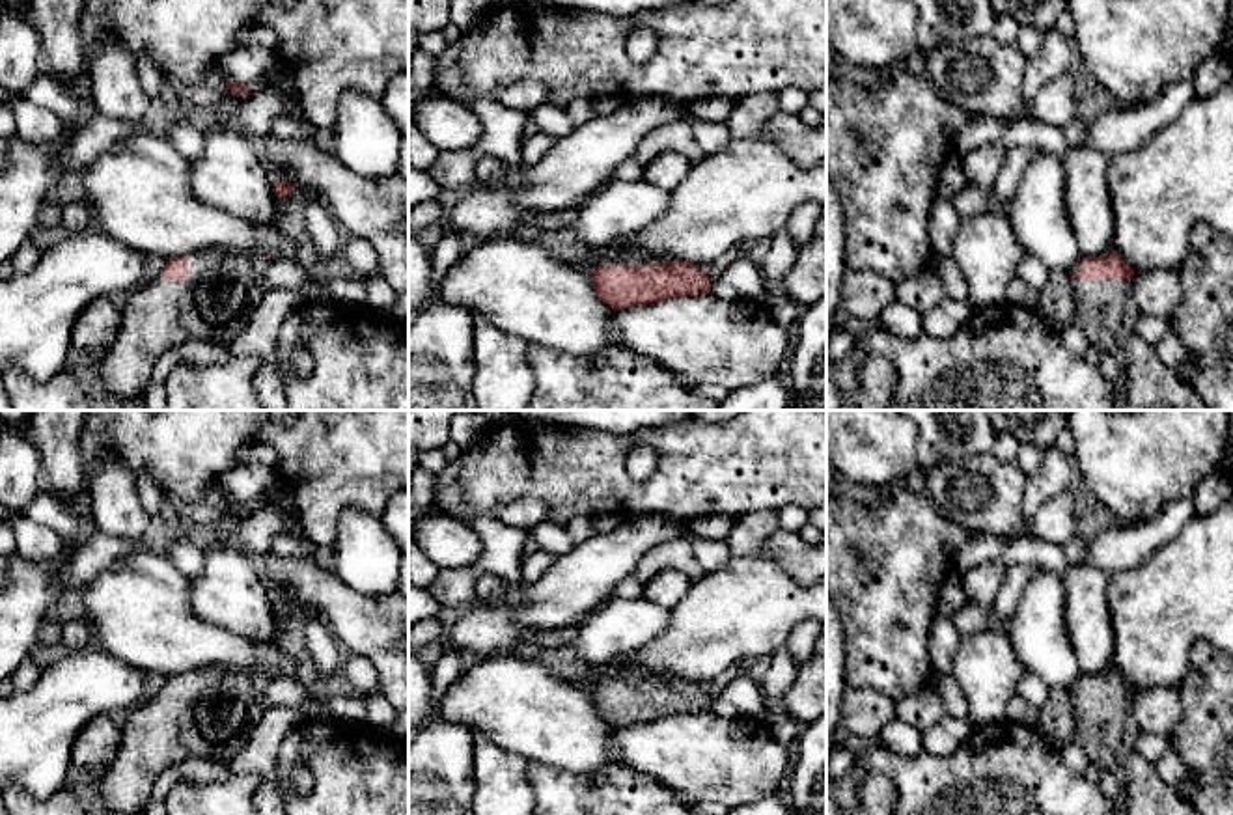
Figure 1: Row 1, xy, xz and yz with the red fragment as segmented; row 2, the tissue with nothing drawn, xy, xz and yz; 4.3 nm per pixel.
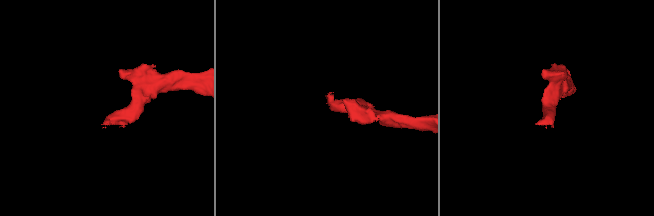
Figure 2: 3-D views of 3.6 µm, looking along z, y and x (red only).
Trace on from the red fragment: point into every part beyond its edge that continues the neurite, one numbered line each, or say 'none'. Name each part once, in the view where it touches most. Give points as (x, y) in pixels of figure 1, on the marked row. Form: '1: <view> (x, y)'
1: xz (616, 256)

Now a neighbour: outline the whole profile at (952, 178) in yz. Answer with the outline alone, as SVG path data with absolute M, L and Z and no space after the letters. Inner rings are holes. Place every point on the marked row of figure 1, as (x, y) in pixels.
M951 153L940 170L940 183L936 186L936 196L944 200L953 200L957 192L966 186L966 177L961 168L961 157Z

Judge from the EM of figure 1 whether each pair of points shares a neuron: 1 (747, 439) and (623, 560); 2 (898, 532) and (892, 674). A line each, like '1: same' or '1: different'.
1: different
2: same

